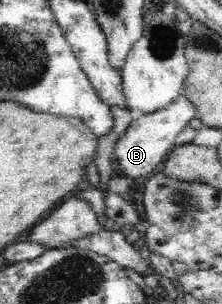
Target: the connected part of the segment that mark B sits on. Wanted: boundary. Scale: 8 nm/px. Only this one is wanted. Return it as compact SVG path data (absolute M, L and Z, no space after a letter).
M180 95L179 98L169 102L161 110L135 115L113 148L117 173L134 180L144 179L149 174L156 172L165 161L168 153L176 146L175 137L177 134L188 125L189 120L194 118L195 111L195 105L190 99Z

